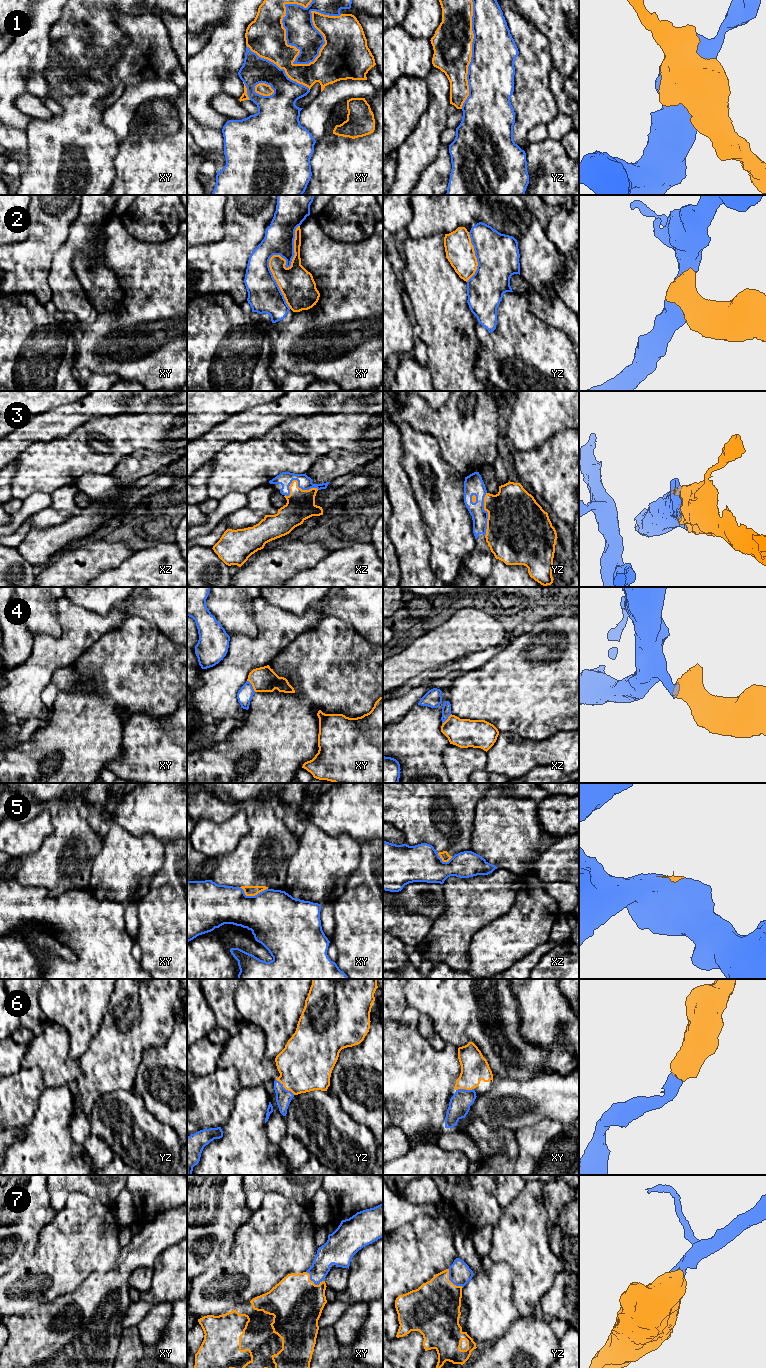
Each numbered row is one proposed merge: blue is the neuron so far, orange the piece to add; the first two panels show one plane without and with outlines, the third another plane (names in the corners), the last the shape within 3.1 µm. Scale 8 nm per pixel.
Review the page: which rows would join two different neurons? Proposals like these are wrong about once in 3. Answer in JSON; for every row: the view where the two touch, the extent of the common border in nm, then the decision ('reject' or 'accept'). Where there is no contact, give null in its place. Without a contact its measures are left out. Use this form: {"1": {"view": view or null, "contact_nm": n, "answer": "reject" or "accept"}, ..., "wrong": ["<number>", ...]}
{"1": {"view": "xy", "contact_nm": 550, "answer": "reject"}, "2": {"view": "xy", "contact_nm": 700, "answer": "reject"}, "3": {"view": "xz", "contact_nm": 280, "answer": "accept"}, "4": {"view": "xy", "contact_nm": 120, "answer": "accept"}, "5": {"view": "xy", "contact_nm": 240, "answer": "reject"}, "6": {"view": "yz", "contact_nm": 200, "answer": "accept"}, "7": {"view": "xy", "contact_nm": 170, "answer": "accept"}, "wrong": ["1", "2", "5"]}

